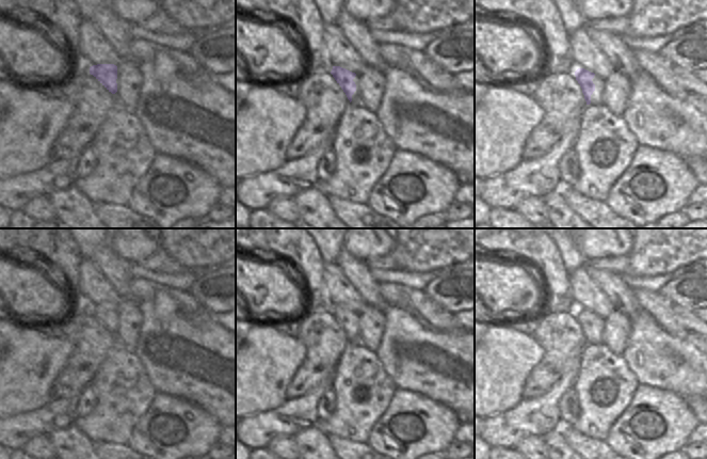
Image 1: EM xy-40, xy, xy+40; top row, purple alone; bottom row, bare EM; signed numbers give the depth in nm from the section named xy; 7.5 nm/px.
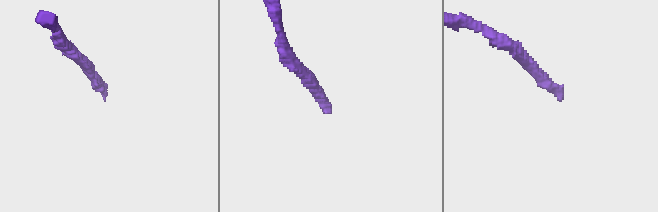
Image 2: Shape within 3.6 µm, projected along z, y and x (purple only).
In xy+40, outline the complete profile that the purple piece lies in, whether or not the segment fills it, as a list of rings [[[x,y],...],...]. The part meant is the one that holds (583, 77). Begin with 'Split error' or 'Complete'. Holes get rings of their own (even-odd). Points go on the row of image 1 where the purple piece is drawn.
Complete. [[[578,68],[575,72],[576,80],[580,84],[582,89],[582,93],[584,95],[584,99],[587,105],[591,104],[591,95],[595,91],[595,84],[593,83],[592,79],[594,78],[595,74],[591,73],[584,68]]]

